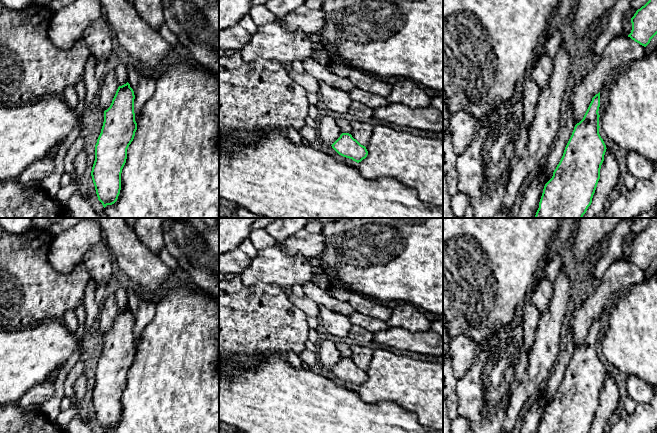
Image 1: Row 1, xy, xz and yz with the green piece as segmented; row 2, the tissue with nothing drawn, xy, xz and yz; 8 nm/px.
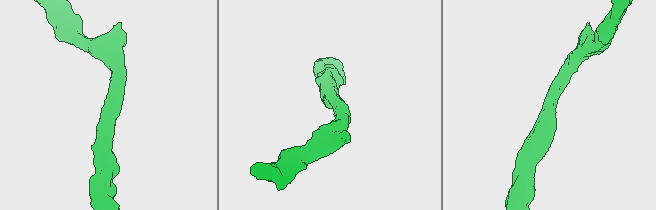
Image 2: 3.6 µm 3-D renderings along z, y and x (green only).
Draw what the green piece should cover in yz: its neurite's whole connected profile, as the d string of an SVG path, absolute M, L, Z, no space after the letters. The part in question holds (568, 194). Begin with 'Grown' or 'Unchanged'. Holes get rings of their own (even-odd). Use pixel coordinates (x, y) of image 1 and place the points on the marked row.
Unchanged. M600 92L592 98L583 119L575 125L552 178L544 186L534 218L582 218L591 205L607 149L599 134L599 107Z

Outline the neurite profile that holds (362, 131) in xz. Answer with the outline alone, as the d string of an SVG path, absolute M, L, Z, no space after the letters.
M354 120L350 122L352 127L351 135L356 139L361 145L367 146L374 129L374 123L371 121L359 121Z

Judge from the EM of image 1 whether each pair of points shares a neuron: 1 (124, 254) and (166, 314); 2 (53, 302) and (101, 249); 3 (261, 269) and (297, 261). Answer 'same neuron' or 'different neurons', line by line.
1: different neurons
2: different neurons
3: same neuron

